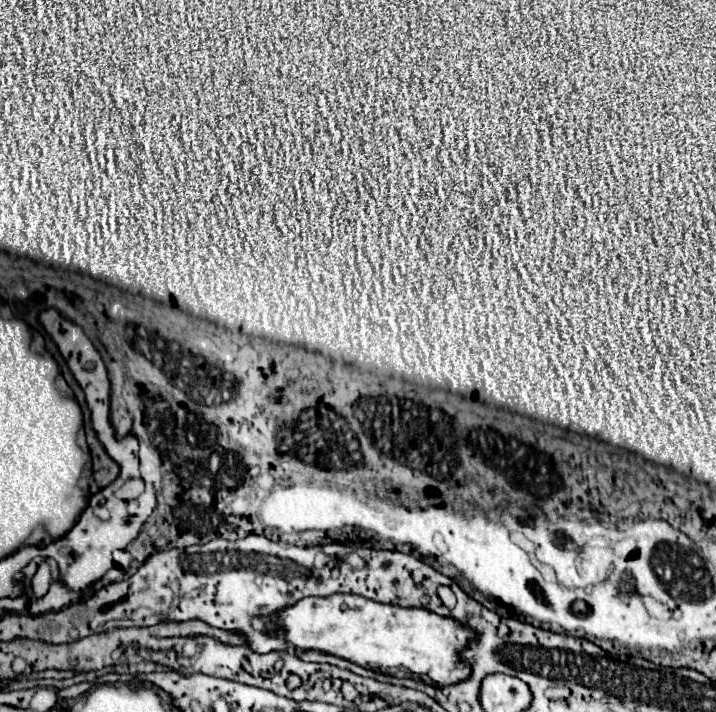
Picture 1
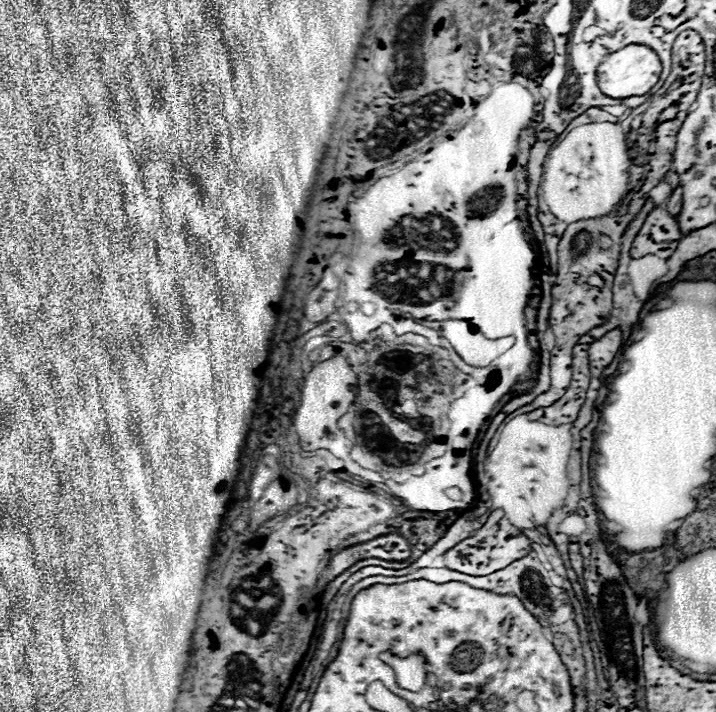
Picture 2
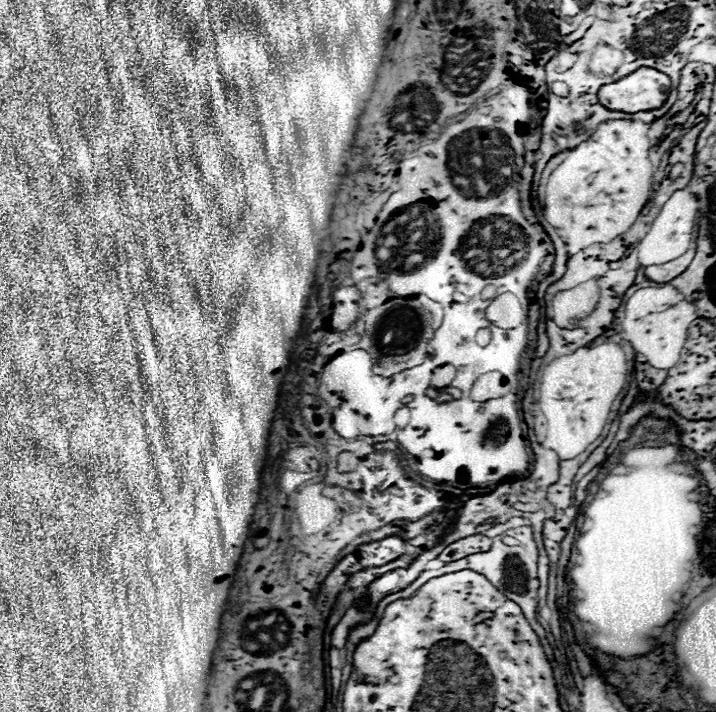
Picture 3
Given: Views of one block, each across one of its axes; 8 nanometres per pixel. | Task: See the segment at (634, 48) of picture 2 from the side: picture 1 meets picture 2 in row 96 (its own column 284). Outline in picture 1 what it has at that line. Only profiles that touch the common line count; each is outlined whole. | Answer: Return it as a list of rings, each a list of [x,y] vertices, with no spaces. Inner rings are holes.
[[[352,594],[302,598],[298,604],[274,616],[268,628],[284,628],[288,640],[300,650],[318,648],[358,666],[396,678],[422,680],[436,688],[470,678],[470,664],[462,658],[462,652],[478,638],[478,634],[466,624],[448,616],[438,616],[426,608],[380,604]]]

